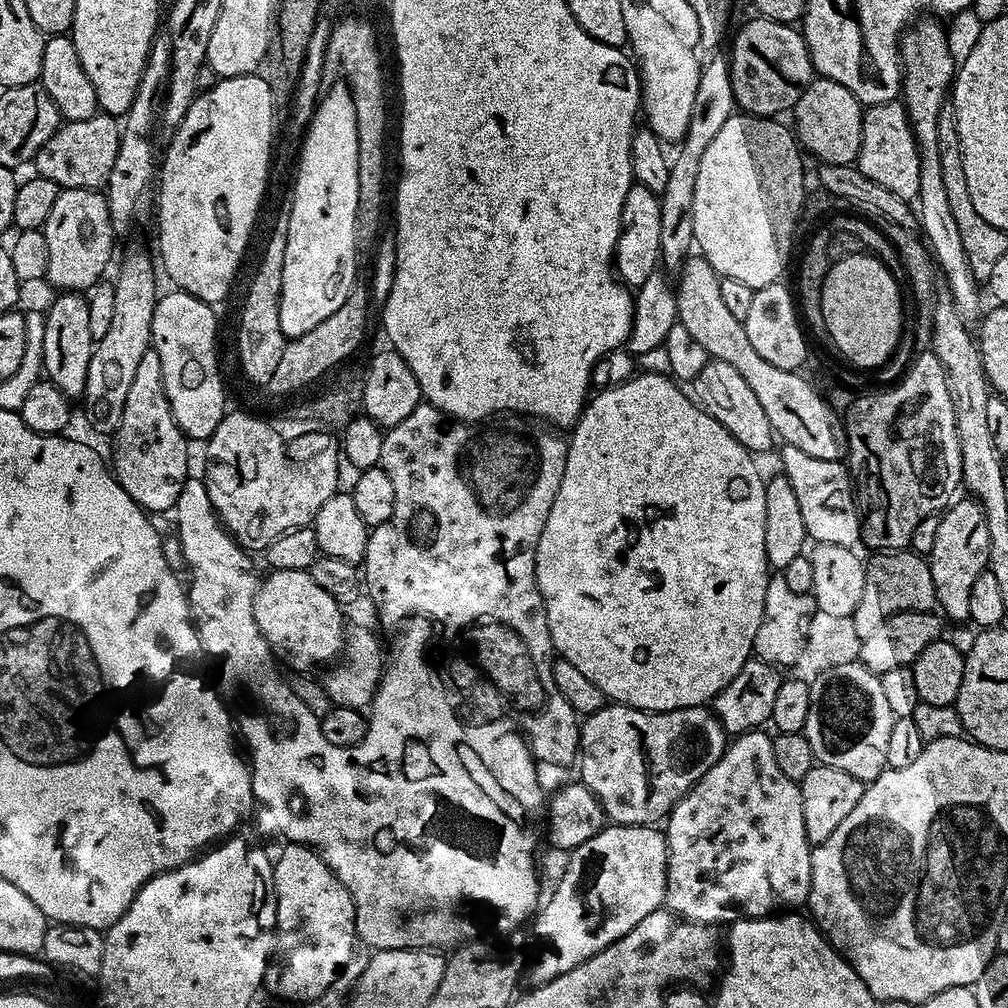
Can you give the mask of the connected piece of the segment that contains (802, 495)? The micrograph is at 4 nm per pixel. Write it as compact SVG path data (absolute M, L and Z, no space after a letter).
M784 444L779 449L782 475L794 486L802 519L806 522L809 541L830 546L859 545L862 540L862 508L856 505L857 489L847 463L826 458L813 458L806 450Z

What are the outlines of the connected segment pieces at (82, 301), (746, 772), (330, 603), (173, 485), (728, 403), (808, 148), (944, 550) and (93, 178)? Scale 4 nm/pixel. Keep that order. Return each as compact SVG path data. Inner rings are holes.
M64 292L45 315L45 350L43 375L69 398L80 398L86 386L86 370L90 370L90 358L94 341L90 334L90 310L87 299L79 292Z
M753 730L751 732L739 733L727 745L725 752L714 761L702 774L702 778L693 788L672 807L672 811L666 817L666 837L668 843L668 868L666 869L666 894L664 904L667 911L675 912L683 920L689 920L695 924L719 925L719 920L728 922L733 919L734 914L740 918L751 918L754 916L771 916L781 910L796 910L799 906L807 905L810 894L810 878L812 877L812 850L813 845L808 843L806 834L806 818L802 818L802 794L800 785L795 780L786 778L774 762L774 746L772 736L764 730Z
M272 570L269 576L259 581L252 617L258 622L258 630L271 646L277 661L289 664L304 672L319 664L328 666L336 655L346 648L346 627L341 605L336 603L318 582L314 582L311 571Z
M151 346L138 362L134 383L126 393L126 406L122 406L122 422L118 422L111 440L110 464L116 481L124 487L126 494L130 494L130 498L149 514L171 513L178 502L178 494L182 494L182 486L190 479L190 441L178 422L174 422L162 382L162 361Z
M709 359L698 376L690 382L690 390L696 402L720 425L726 426L748 452L757 455L775 447L776 435L766 417L766 410L759 405L754 390L734 366L721 360Z
M813 79L802 98L798 98L794 115L794 135L809 157L817 156L817 161L826 164L852 164L855 161L862 142L864 108L846 86L833 80Z
M975 498L967 499L957 499L943 513L943 516L939 519L938 534L934 536L934 546L927 557L930 574L934 578L936 603L939 611L949 621L951 621L950 619L962 620L962 622L968 620L970 590L973 588L978 574L985 572L988 566L990 526L986 524L986 514L979 500Z
M97 114L88 120L70 120L61 123L58 131L36 151L35 175L50 178L60 189L103 189L108 183L110 166L118 158L120 129L117 117Z

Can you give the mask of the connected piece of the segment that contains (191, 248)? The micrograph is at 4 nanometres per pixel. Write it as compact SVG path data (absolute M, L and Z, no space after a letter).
M263 75L226 76L215 82L217 84L213 88L206 89L207 87L205 87L197 95L186 118L171 133L172 141L168 144L168 153L165 156L163 153L162 156L162 167L158 172L158 192L160 188L160 256L158 252L158 260L162 268L162 263L164 263L169 278L176 283L173 285L179 291L190 294L207 304L220 306L232 288L232 279L235 278L236 271L240 268L240 259L243 258L244 251L248 248L248 239L254 235L252 212L256 212L256 196L260 196L260 187L264 184L264 160L268 160L268 141L274 137L274 130L272 130L274 107L271 88Z

